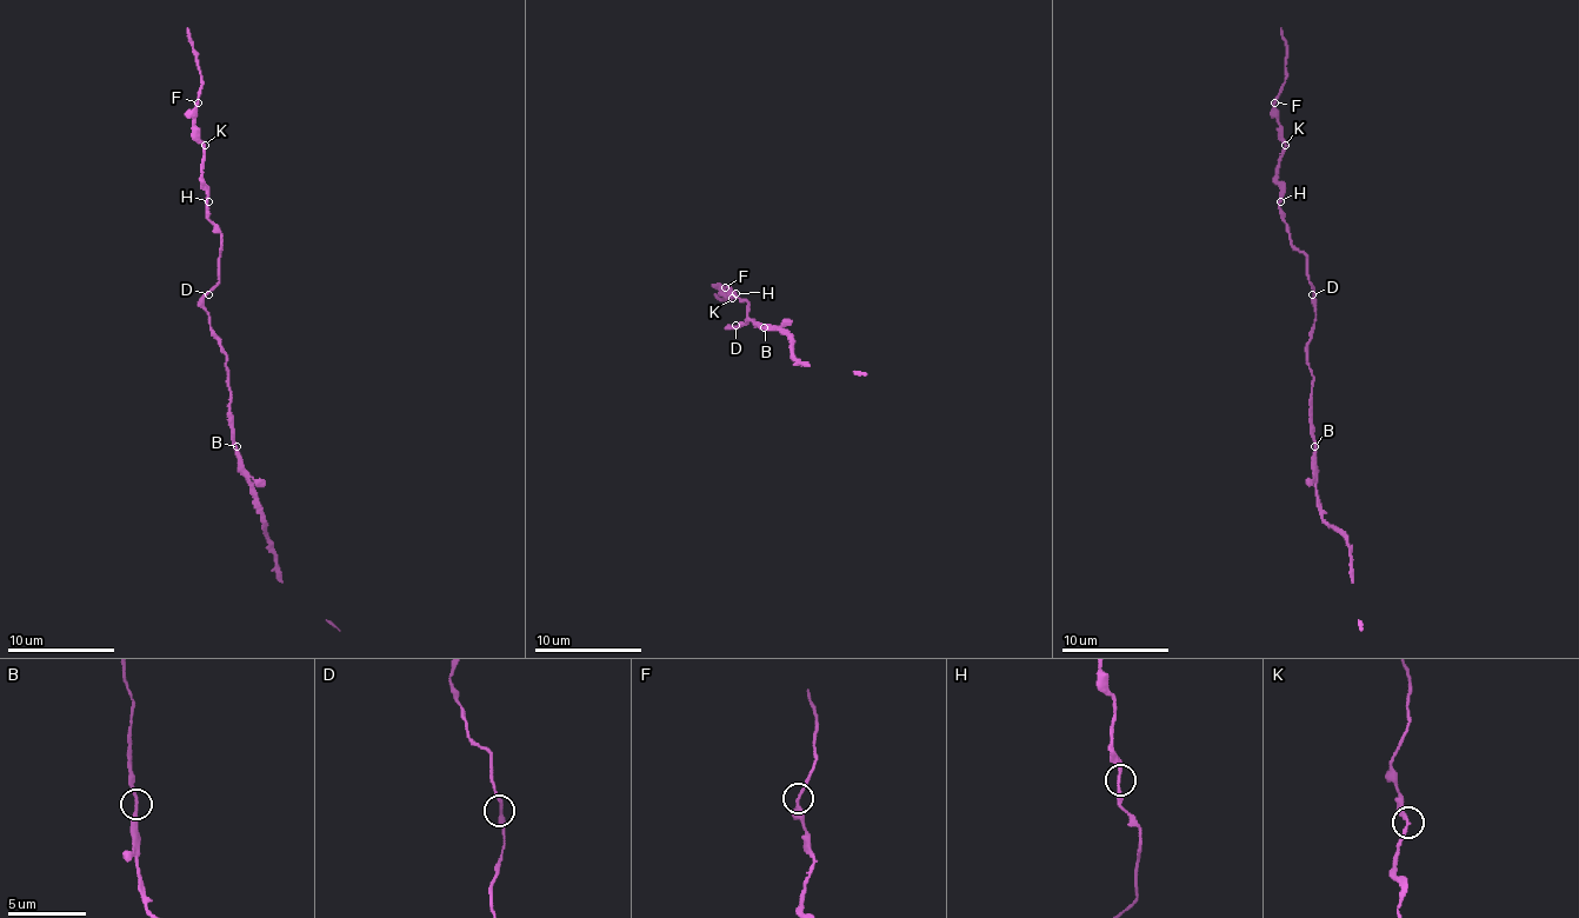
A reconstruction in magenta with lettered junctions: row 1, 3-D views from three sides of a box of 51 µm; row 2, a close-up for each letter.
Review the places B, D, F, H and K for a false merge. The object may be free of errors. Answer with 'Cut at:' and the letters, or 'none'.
Cut at: none

